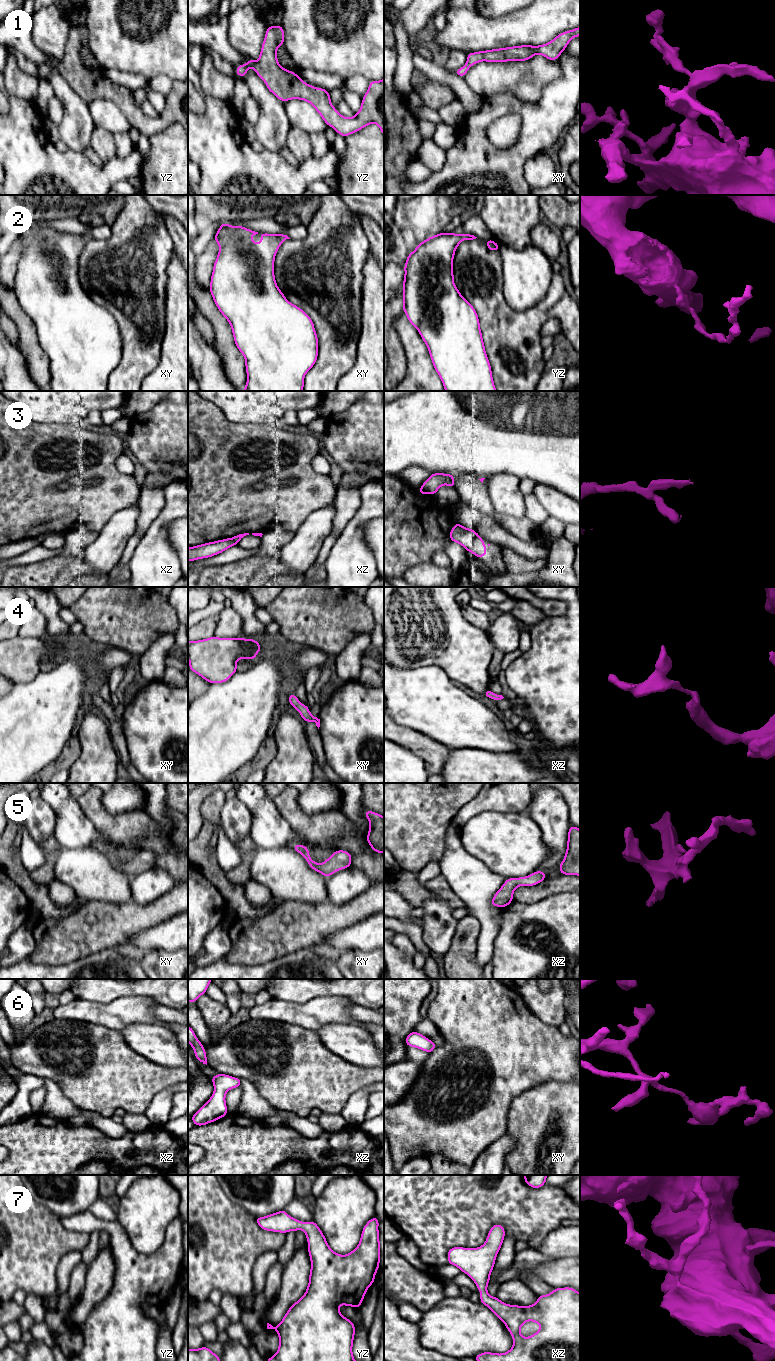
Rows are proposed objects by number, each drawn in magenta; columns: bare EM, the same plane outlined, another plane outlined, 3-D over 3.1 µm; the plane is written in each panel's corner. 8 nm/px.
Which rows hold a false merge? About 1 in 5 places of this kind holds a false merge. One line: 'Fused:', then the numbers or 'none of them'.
Fused: 3

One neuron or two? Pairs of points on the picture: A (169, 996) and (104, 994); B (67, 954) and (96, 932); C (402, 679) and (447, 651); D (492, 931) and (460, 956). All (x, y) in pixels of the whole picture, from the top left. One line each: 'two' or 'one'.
A: one
B: one
C: two
D: two

